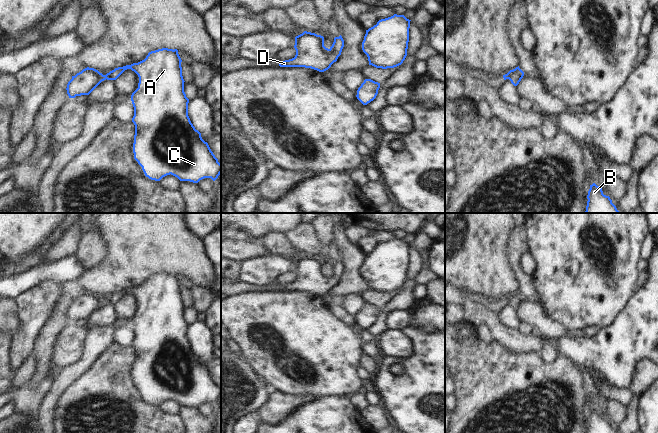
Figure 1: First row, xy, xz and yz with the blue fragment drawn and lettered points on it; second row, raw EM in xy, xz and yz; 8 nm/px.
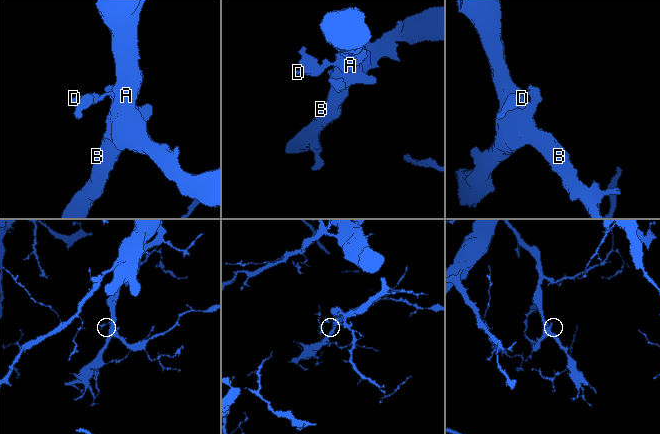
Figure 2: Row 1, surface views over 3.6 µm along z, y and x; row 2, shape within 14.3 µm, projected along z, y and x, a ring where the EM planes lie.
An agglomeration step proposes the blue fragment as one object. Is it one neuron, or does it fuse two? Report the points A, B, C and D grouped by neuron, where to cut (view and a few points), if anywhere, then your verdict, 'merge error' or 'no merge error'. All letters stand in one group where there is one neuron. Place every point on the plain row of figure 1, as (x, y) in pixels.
A B C D; no cut; no merge error

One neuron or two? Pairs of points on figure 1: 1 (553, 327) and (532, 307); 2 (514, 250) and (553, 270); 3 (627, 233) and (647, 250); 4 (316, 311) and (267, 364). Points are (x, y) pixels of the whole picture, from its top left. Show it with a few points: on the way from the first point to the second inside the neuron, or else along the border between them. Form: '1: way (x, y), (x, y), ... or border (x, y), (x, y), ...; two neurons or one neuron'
1: way (548, 324), (536, 312); one neuron
2: border (523, 227), (526, 233), (528, 250); two neurons
3: border (647, 234), (641, 247), (640, 256); two neurons
4: way (289, 322), (251, 322), (246, 330), (247, 337); one neuron

